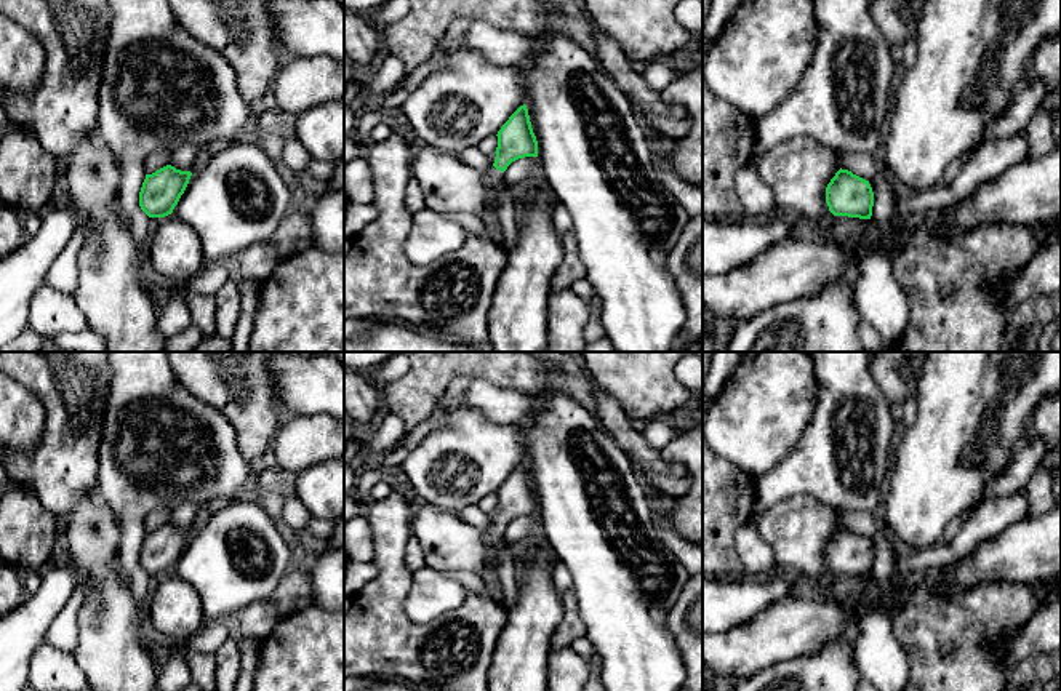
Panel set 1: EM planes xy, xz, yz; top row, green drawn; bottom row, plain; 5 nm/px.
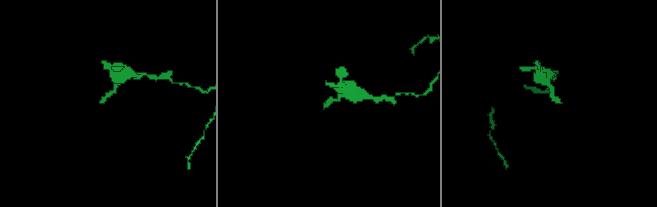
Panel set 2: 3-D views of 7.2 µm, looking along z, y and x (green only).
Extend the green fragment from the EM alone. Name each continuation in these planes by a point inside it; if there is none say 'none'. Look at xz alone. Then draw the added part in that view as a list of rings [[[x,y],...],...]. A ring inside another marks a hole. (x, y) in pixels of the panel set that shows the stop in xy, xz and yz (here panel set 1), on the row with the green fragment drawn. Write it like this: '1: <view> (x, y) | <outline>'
1: xz (493, 178) | [[[496,154],[488,155],[488,158],[491,162],[491,166],[483,174],[483,181],[485,181],[485,186],[488,186],[490,189],[496,189],[496,187],[499,187],[502,184],[504,173],[493,166],[493,163],[496,160]]]

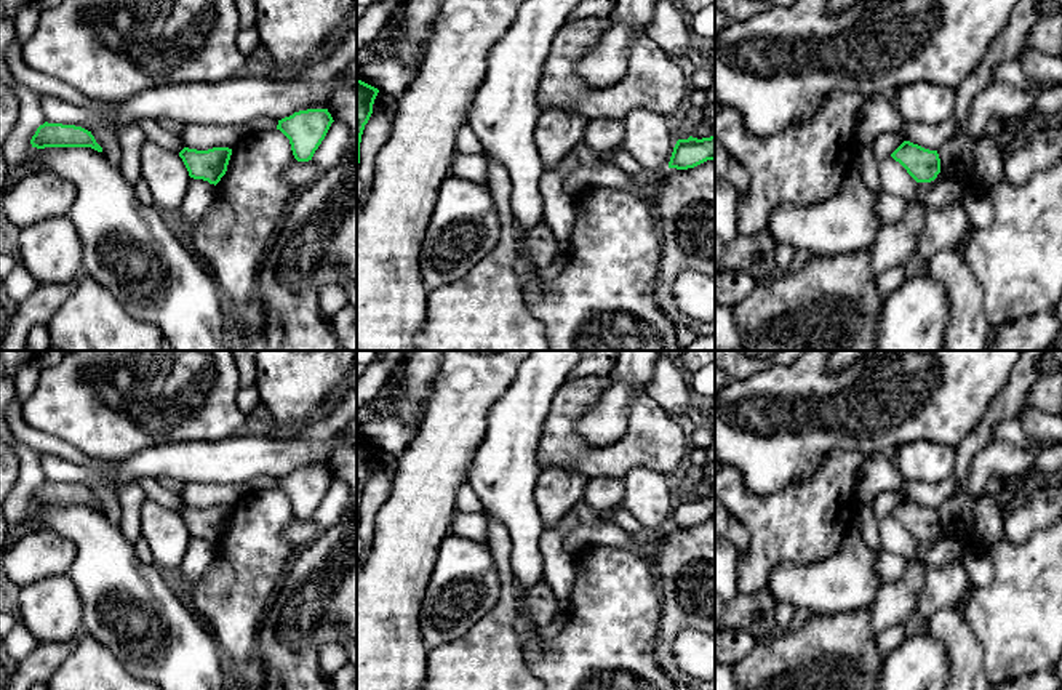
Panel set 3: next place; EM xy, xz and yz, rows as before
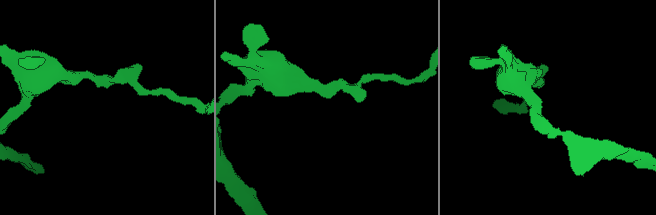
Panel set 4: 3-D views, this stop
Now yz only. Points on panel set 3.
none

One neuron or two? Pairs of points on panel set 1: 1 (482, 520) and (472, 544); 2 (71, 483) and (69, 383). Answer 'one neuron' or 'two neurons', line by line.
1: two neurons
2: one neuron

